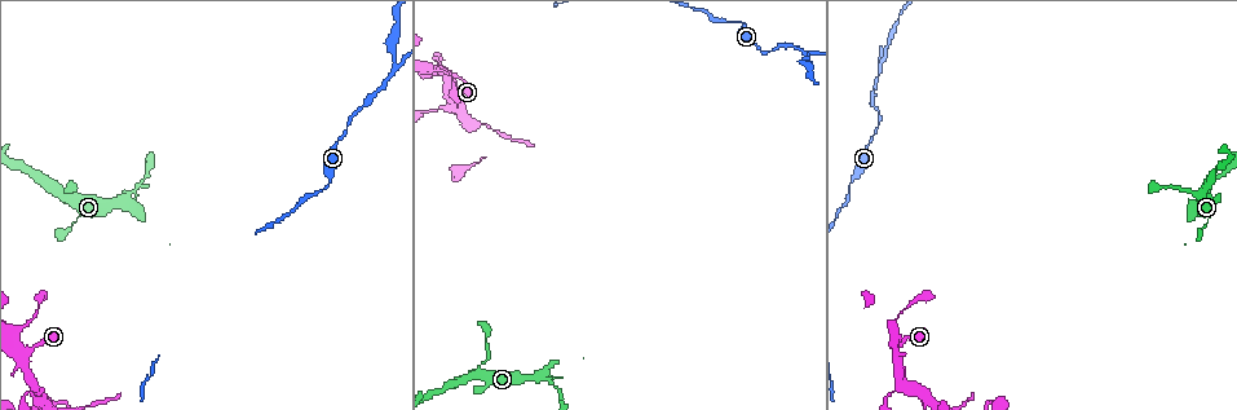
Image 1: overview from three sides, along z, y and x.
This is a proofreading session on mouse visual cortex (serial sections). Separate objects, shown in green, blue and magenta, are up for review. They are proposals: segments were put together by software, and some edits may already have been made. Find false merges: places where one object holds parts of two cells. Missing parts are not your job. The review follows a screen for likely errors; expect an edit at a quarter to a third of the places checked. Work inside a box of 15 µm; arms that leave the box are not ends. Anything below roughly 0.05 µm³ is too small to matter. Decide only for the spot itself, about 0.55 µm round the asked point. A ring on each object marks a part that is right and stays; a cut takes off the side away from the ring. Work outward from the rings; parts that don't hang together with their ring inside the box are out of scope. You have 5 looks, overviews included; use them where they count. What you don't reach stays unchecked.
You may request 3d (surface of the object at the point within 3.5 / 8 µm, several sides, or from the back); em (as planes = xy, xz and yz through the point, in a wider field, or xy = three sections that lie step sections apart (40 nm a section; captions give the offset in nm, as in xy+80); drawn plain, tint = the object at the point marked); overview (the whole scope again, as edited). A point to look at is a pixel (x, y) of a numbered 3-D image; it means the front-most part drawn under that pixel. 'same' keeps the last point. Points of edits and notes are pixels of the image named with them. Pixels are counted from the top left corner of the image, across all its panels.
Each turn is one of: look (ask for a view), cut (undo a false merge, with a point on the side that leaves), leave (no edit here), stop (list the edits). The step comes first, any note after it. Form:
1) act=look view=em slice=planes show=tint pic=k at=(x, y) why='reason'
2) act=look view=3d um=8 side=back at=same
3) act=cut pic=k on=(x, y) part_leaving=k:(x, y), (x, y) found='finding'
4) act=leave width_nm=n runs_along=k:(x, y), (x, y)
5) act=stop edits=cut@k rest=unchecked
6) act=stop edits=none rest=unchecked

act=look view=3d um=8 pic=1 at=(879, 71) why='branch point'

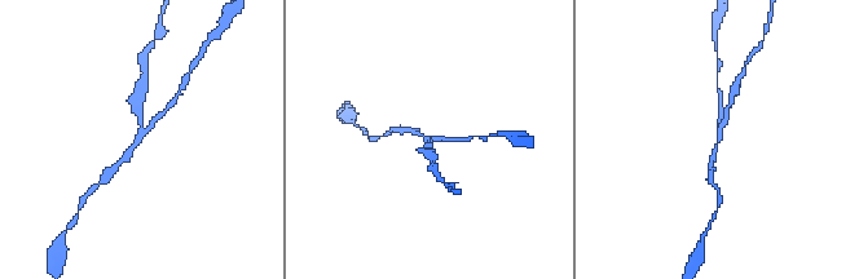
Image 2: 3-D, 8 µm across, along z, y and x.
act=look view=3d um=3.5 side=back pic=2 at=(720, 140)

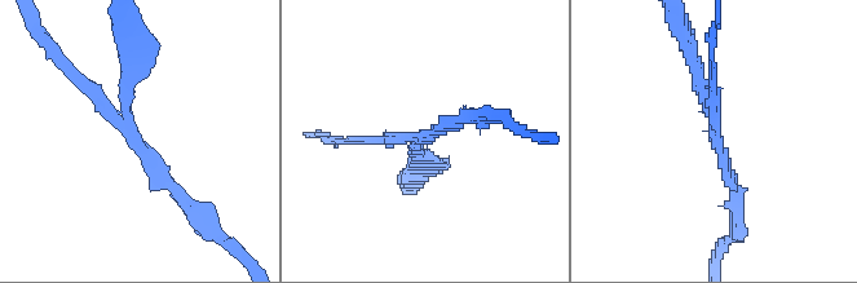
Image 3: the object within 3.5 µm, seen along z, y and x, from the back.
act=cut pic=3 on=(129, 73) arm_widths_nm=150,150,200 found='two cells meet here'

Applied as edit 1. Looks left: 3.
act=look view=3d um=8 pic=1 at=(535, 377)

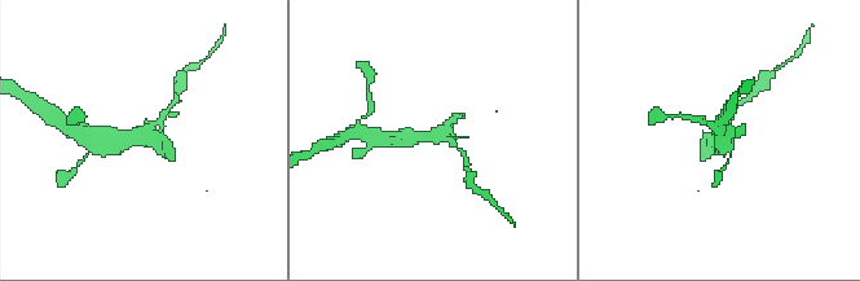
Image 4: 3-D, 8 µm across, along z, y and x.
act=look view=em slice=planes show=tint pic=4 at=(145, 132) why='now the EM'

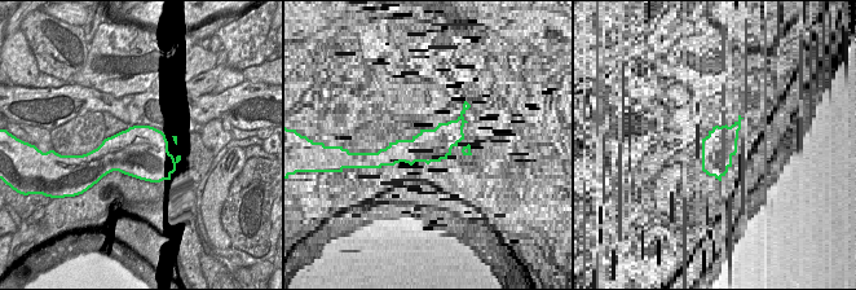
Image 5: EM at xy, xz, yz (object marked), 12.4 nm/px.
act=cut pic=4 on=(177, 89) part_leaving=4:(163, 117), (175, 104), (180, 83) found='two cells meet here'

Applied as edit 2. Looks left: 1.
act=stop edits=cut@3,cut@4 rest=unchecked

